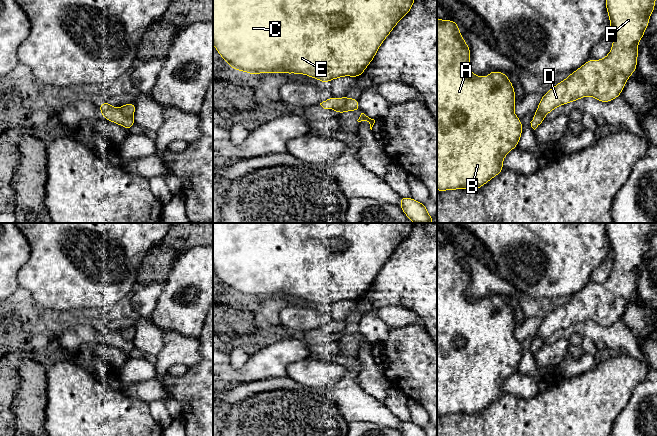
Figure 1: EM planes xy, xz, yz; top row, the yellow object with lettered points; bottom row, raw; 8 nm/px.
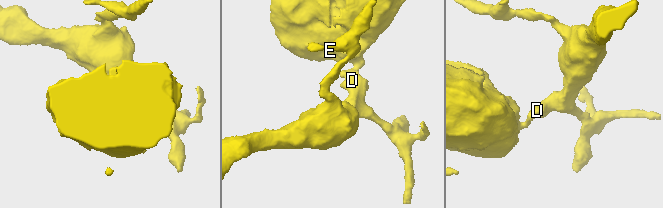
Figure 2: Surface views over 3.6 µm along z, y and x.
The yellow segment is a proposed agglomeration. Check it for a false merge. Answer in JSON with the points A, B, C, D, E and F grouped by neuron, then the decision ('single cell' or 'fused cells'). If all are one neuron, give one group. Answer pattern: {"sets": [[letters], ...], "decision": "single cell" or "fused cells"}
{"sets": [["A", "B", "C", "E"], ["D", "F"]], "decision": "fused cells"}

